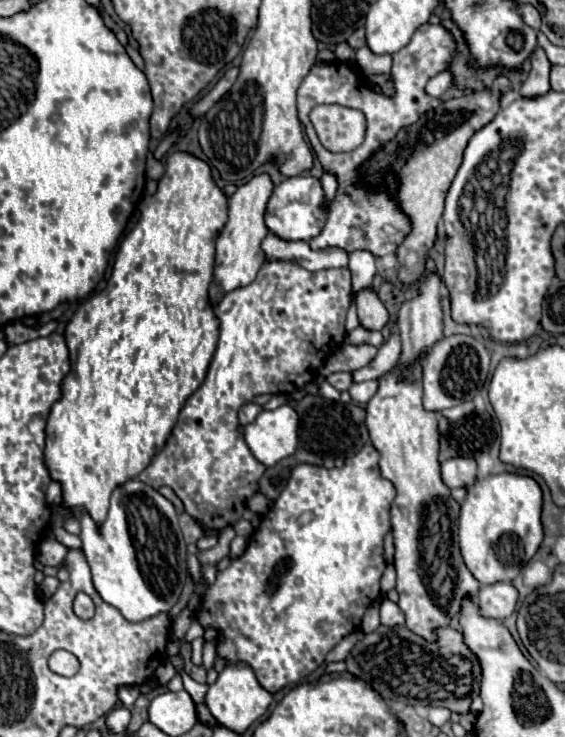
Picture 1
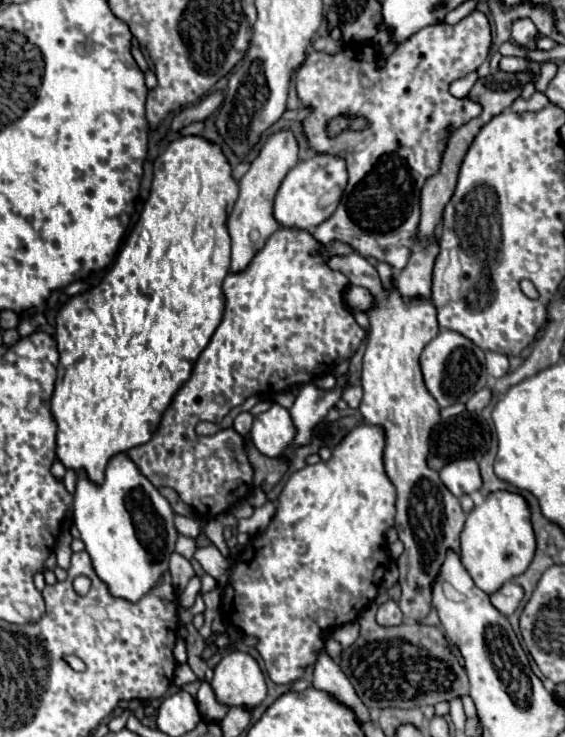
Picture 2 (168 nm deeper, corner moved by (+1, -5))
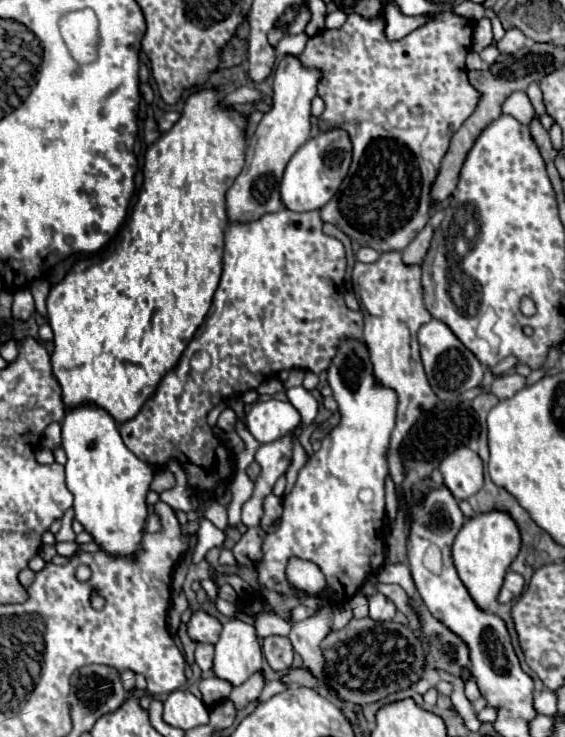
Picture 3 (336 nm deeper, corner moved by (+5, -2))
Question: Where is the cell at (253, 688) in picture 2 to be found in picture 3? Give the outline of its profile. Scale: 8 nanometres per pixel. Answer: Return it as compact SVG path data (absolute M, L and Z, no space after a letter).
M239 618L225 622L219 642L215 644L213 672L233 686L239 686L253 672L261 670L261 666L263 654L255 626Z

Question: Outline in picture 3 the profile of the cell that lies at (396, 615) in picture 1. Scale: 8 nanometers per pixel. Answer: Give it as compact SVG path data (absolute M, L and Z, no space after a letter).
M377 592L369 600L369 616L373 620L391 620L395 616L395 612L397 612L395 604L387 596L383 596L381 592Z

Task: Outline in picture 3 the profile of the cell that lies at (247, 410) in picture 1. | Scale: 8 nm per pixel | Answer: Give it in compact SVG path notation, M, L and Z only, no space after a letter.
M225 408L225 410L221 412L219 420L217 420L217 426L219 426L223 432L233 432L233 430L235 430L235 420L237 420L235 412L233 412L231 408Z

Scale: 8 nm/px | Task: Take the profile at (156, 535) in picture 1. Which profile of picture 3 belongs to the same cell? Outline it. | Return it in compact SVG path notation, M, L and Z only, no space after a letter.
M79 404L75 408L67 408L61 420L61 446L67 454L65 474L67 474L67 488L75 496L73 508L77 520L85 526L87 532L93 534L95 542L107 552L115 556L133 556L139 550L143 526L147 518L145 496L149 492L149 484L153 480L155 468L143 460L139 460L121 440L117 422L95 404Z

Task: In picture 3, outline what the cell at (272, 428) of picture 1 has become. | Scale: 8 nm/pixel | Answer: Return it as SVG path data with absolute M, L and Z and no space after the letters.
M275 398L255 402L251 412L247 414L247 428L261 444L279 440L281 436L293 432L299 424L301 416L293 408L293 404Z

